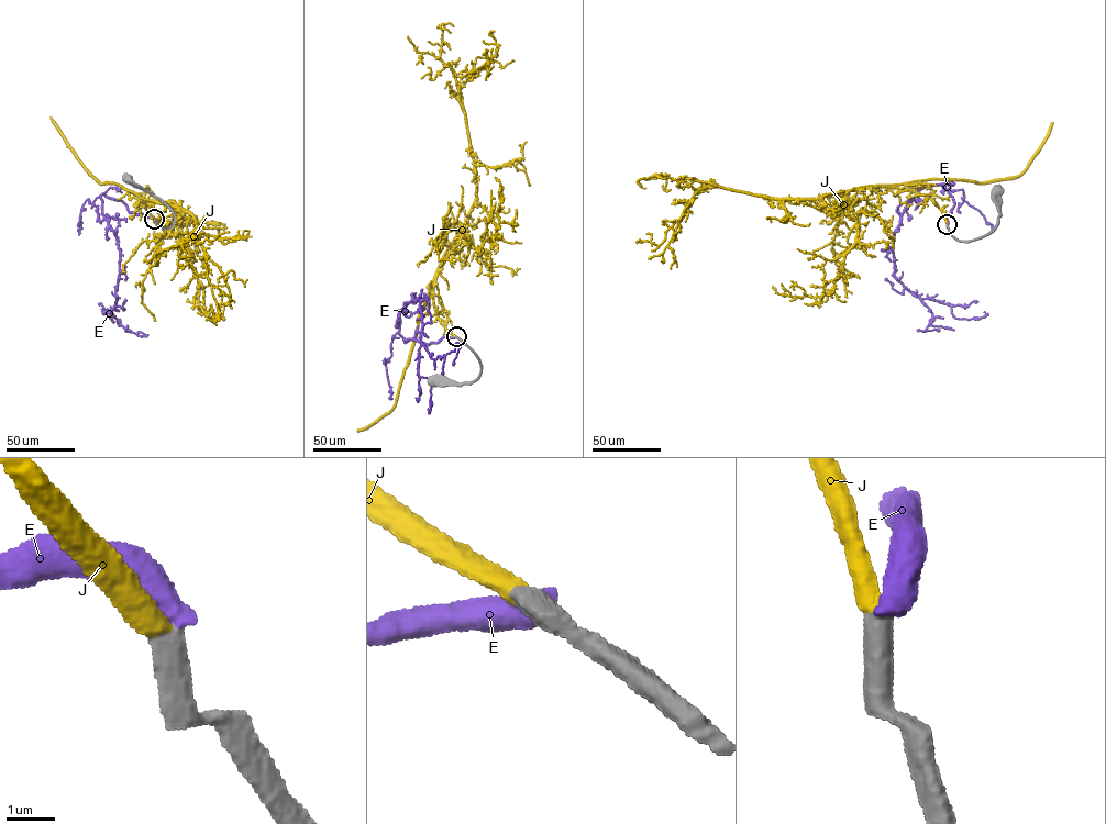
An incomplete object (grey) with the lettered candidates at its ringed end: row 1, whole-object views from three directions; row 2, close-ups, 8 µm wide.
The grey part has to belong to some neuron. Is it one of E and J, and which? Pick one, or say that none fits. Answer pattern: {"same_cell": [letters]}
{"same_cell": ["J"]}

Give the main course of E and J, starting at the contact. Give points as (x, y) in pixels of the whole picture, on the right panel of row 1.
E: (947, 224), (949, 186), (920, 189), (894, 234), (894, 275), (921, 299), (950, 303), (955, 318), (984, 312)
J: (947, 224), (931, 199), (899, 188), (787, 199), (706, 187), (660, 244), (637, 242)

